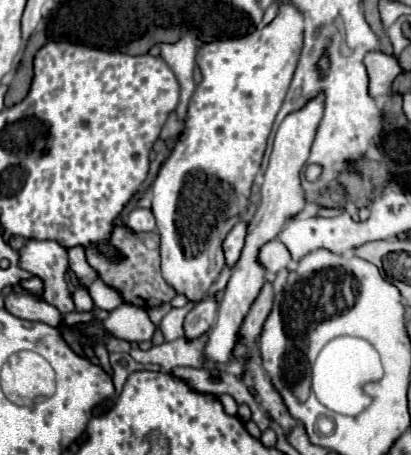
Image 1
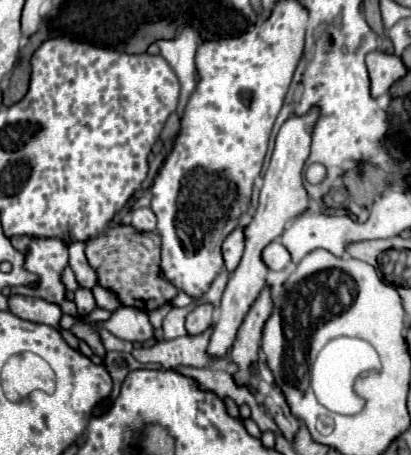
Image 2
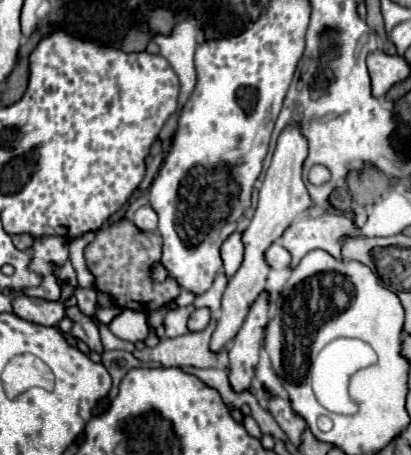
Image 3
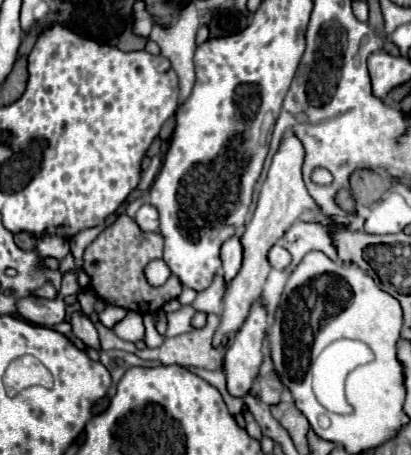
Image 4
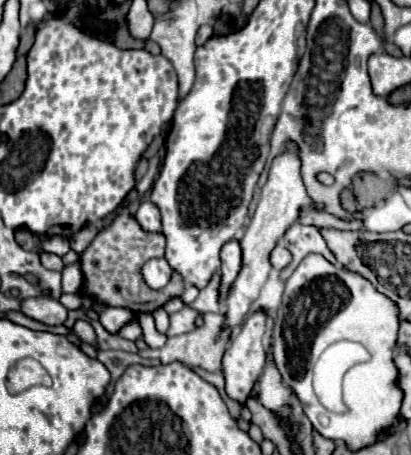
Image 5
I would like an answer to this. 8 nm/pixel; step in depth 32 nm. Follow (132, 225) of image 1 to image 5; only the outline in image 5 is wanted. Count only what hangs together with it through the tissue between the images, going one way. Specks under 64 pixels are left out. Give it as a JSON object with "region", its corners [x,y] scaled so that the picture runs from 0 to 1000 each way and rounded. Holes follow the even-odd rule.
{"region":[[[345,444],[336,466],[331,466],[331,488],[345,497],[355,510],[389,510],[389,462],[370,444]]]}

